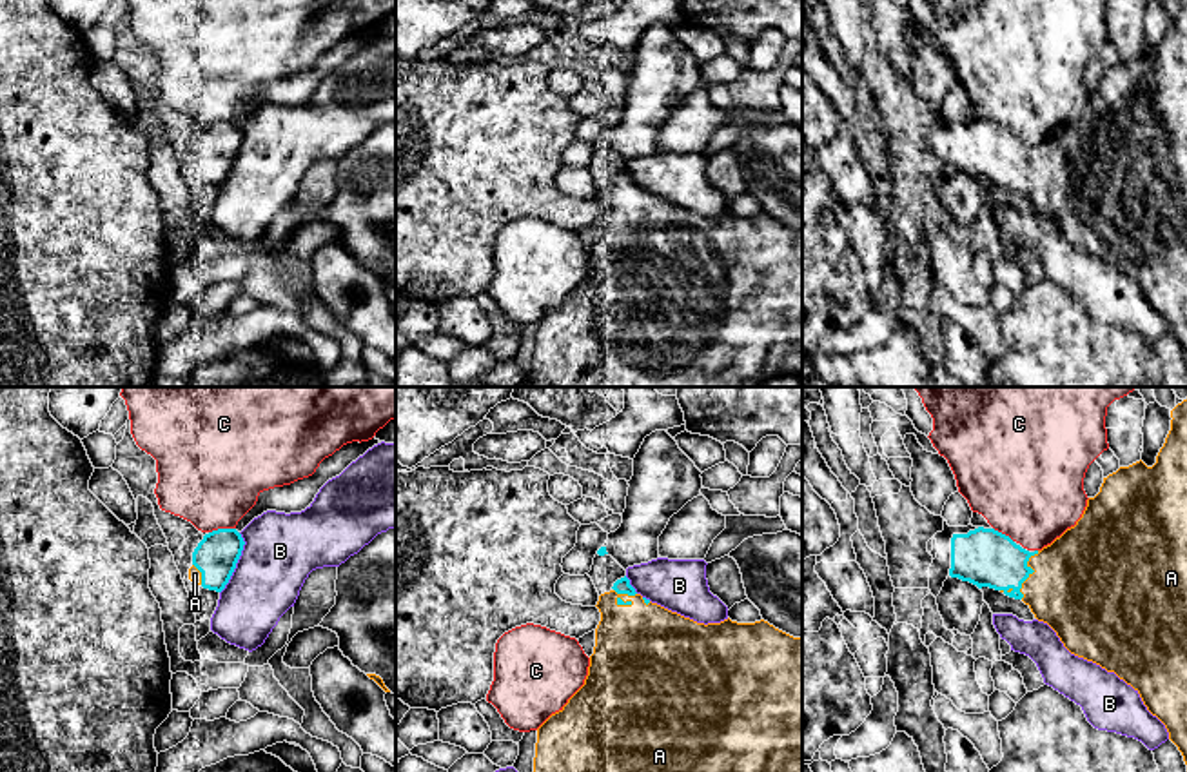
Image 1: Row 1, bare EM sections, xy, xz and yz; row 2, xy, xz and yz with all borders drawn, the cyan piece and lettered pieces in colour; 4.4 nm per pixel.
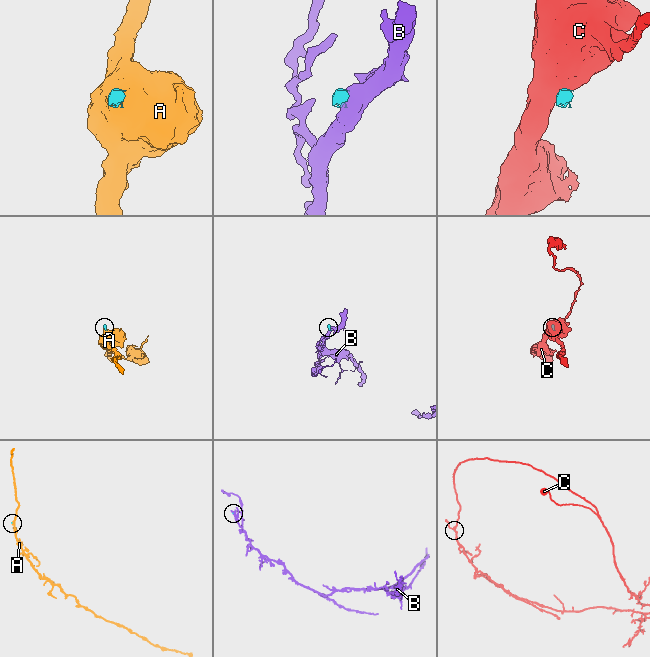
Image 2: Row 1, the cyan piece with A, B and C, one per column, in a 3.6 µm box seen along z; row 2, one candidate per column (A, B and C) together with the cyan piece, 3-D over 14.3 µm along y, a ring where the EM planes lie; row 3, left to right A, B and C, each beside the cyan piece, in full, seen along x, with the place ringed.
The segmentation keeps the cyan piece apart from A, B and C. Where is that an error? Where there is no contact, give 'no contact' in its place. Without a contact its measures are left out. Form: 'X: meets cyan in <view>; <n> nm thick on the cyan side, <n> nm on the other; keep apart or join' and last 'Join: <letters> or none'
A: meets cyan in yz; 260 nm thick on the cyan side, 480 nm on the other; join
B: meets cyan in xy; 190 nm thick on the cyan side, 320 nm on the other; keep apart
C: meets cyan in xy; 190 nm thick on the cyan side, 460 nm on the other; keep apart
Join: A

